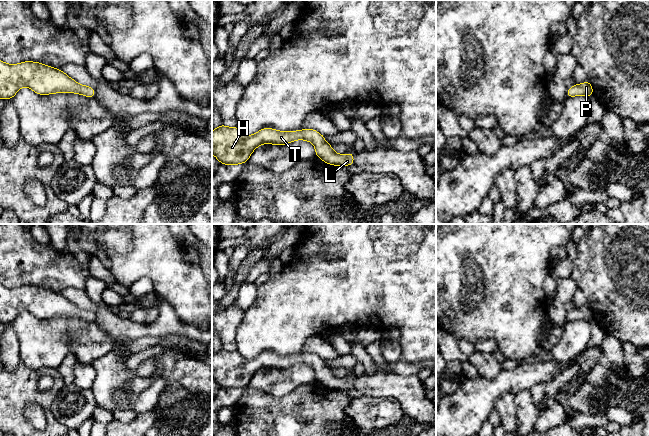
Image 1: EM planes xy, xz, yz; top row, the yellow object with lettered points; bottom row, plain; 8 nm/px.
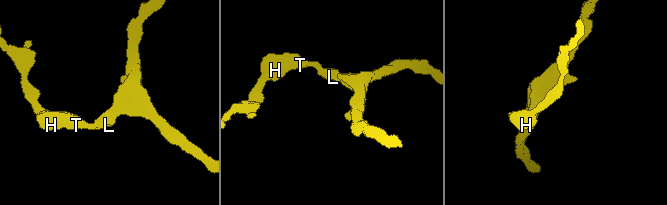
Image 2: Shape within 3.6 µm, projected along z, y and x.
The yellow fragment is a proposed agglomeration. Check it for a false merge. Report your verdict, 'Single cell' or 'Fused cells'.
Single cell

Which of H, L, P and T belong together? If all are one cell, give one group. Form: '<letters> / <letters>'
H L P T

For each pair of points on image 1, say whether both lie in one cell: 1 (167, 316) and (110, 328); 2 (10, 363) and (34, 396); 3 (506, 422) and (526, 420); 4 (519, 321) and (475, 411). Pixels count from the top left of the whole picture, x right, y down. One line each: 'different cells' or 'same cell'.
1: same cell
2: different cells
3: different cells
4: different cells

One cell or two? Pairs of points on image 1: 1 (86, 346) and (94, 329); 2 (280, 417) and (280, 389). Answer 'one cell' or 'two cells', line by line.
1: one cell
2: two cells

